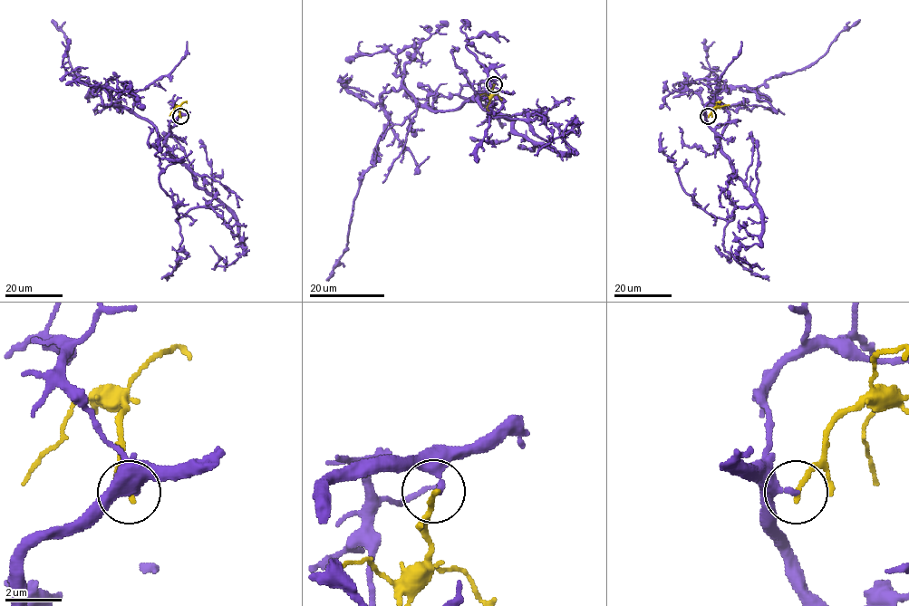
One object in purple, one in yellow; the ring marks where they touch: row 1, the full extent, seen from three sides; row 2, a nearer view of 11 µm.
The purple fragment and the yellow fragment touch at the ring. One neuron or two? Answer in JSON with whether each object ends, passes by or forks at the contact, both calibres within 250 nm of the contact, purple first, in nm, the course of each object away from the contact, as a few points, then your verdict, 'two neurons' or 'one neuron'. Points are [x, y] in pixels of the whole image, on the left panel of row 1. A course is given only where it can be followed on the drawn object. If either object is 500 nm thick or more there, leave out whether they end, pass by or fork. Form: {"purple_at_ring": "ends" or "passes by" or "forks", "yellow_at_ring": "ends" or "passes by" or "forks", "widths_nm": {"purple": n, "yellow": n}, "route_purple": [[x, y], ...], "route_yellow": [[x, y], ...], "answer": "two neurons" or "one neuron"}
{"purple_at_ring": "ends", "yellow_at_ring": "ends", "widths_nm": {"purple": 280, "yellow": 180}, "route_purple": [[180, 116], [169, 123], [167, 149], [223, 204], [192, 207], [176, 220], [159, 161], [190, 150]], "route_yellow": [[180, 116], [179, 108], [176, 107], [169, 116]], "answer": "two neurons"}

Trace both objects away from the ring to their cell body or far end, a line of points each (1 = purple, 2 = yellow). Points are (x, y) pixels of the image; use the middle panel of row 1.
1: (494, 84), (479, 83), (484, 109), (549, 145), (523, 120), (488, 113), (489, 76), (467, 41), (507, 42)
2: (494, 84), (493, 91), (488, 96), (485, 92), (479, 94)

